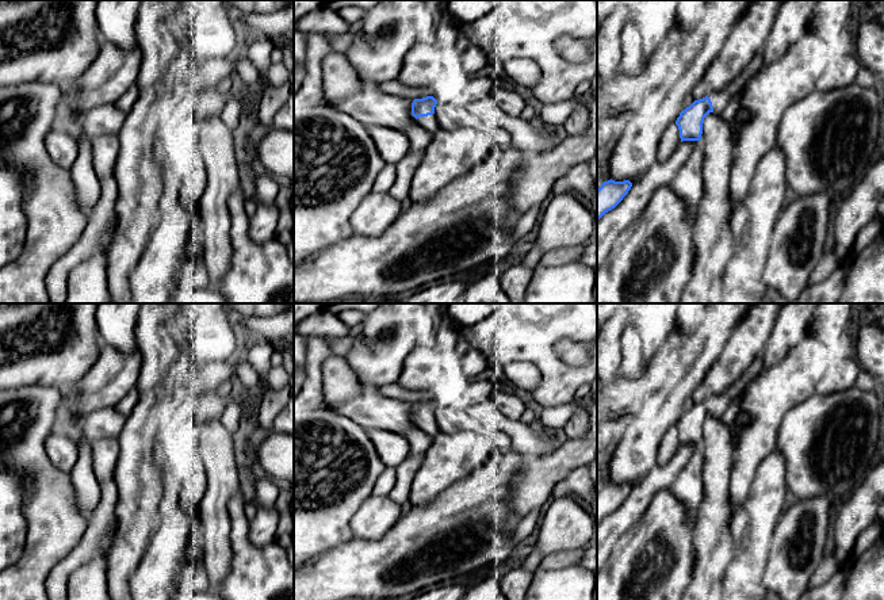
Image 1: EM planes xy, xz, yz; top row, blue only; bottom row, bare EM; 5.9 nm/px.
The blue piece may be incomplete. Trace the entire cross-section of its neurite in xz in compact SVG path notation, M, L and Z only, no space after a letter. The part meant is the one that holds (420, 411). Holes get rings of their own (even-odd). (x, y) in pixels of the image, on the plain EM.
M433 400L414 402L412 406L412 419L417 423L418 428L435 437L440 429L435 420L435 410L437 404Z

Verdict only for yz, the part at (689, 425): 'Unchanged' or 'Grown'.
Grown

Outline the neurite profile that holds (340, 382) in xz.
M328 356L322 363L322 383L328 406L342 404L360 393L360 383L345 358Z

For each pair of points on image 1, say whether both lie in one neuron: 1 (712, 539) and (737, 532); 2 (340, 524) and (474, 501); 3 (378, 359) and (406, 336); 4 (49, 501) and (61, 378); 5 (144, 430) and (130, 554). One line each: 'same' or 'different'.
1: different
2: different
3: same
4: different
5: same

